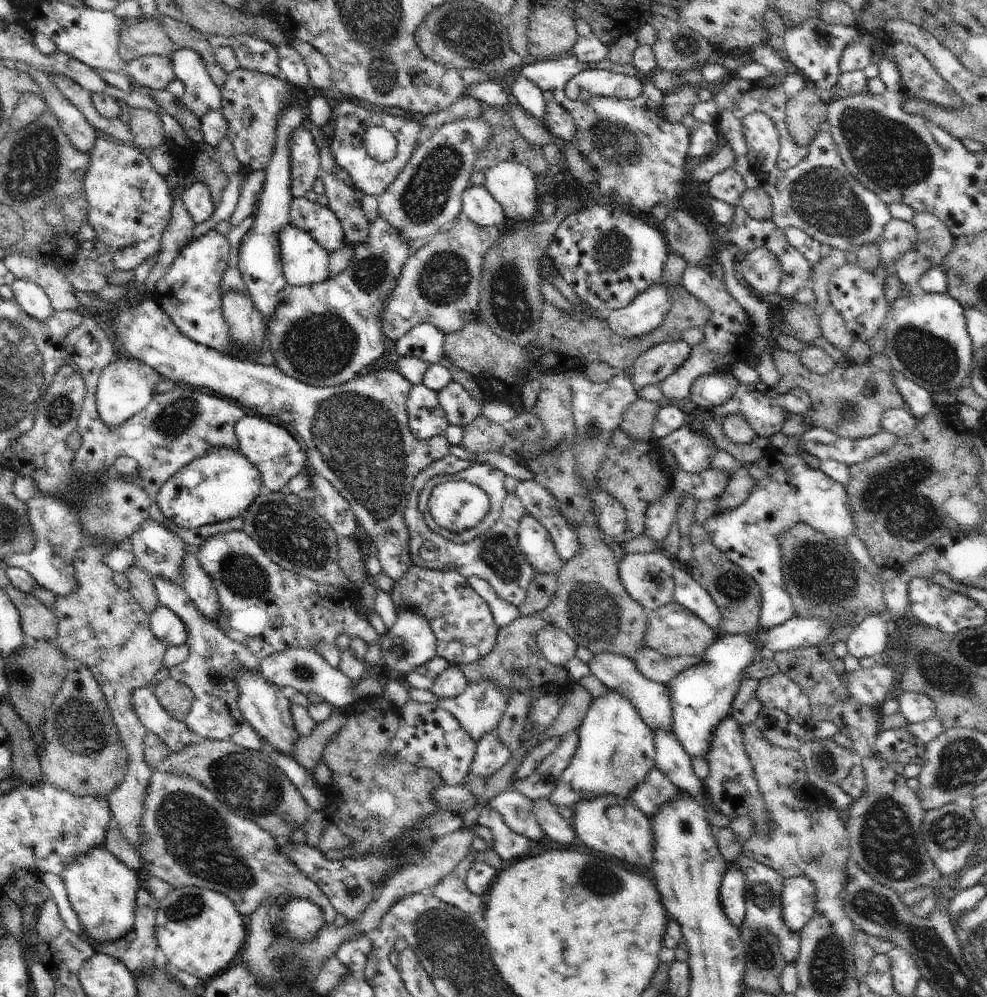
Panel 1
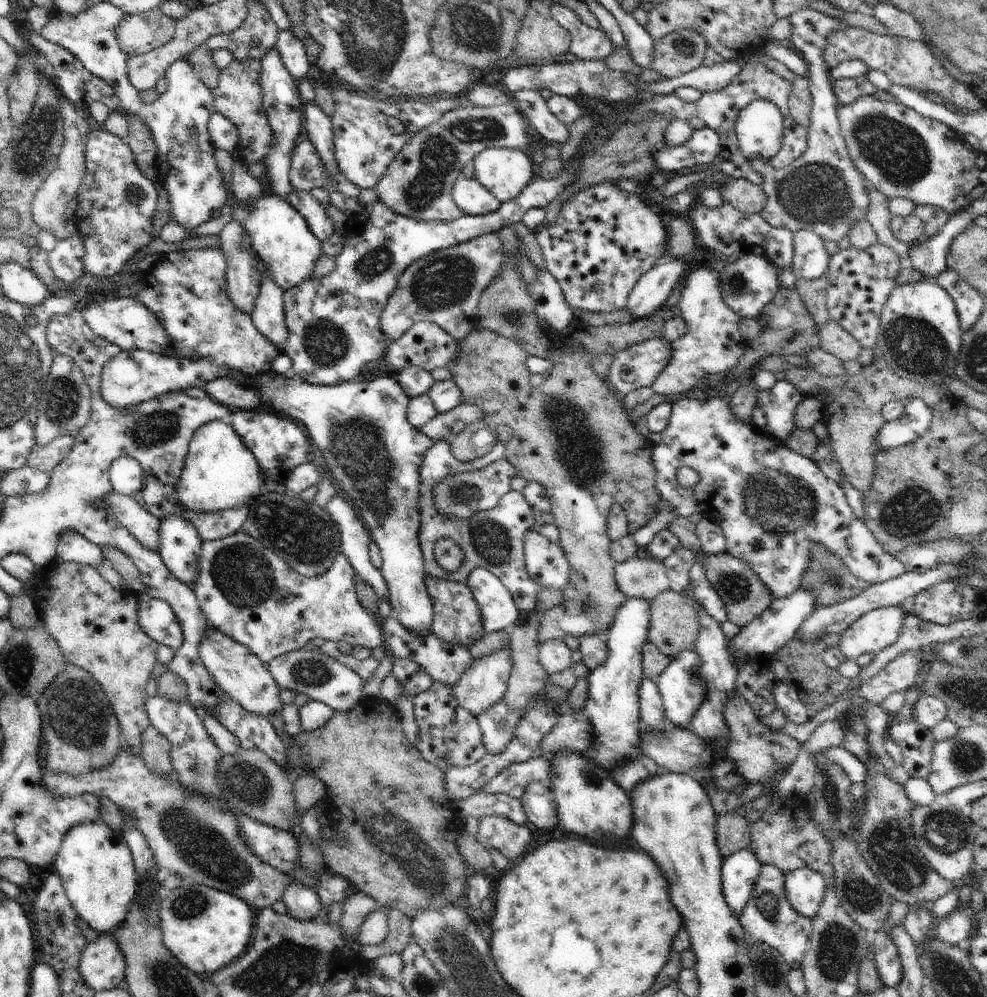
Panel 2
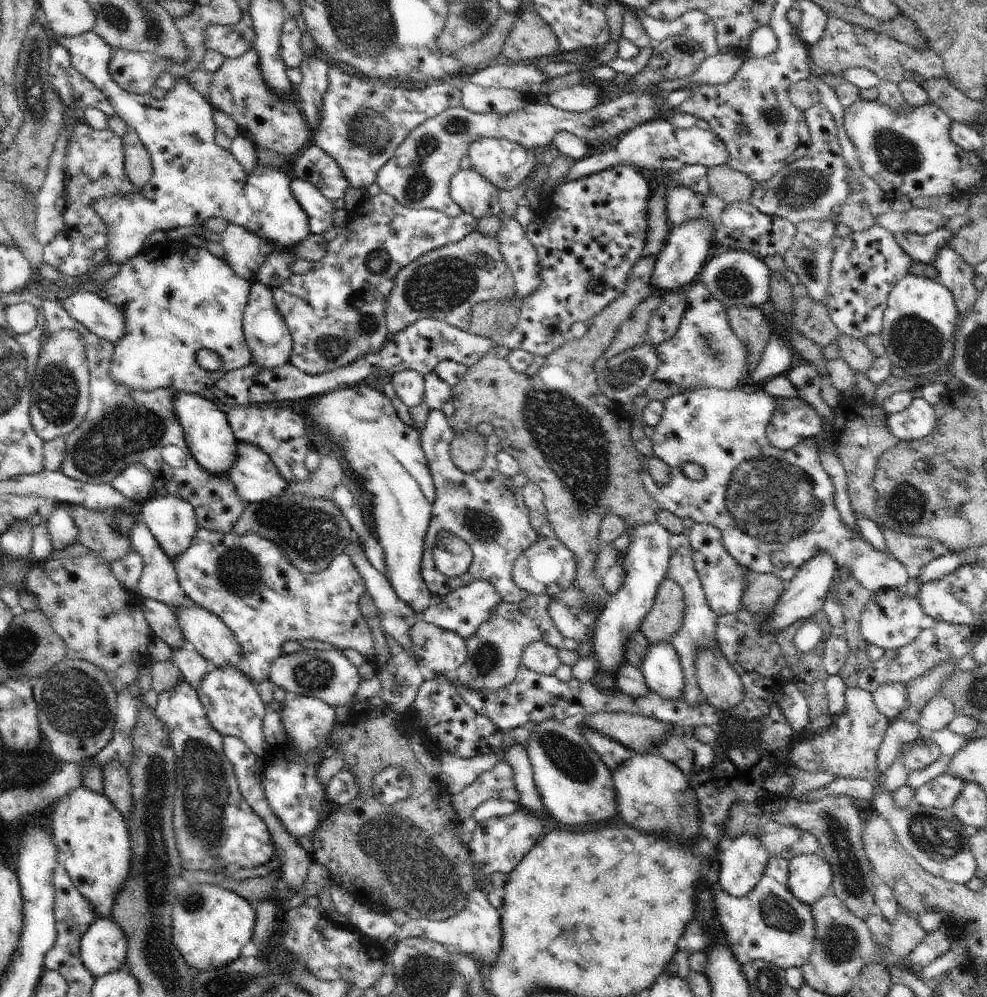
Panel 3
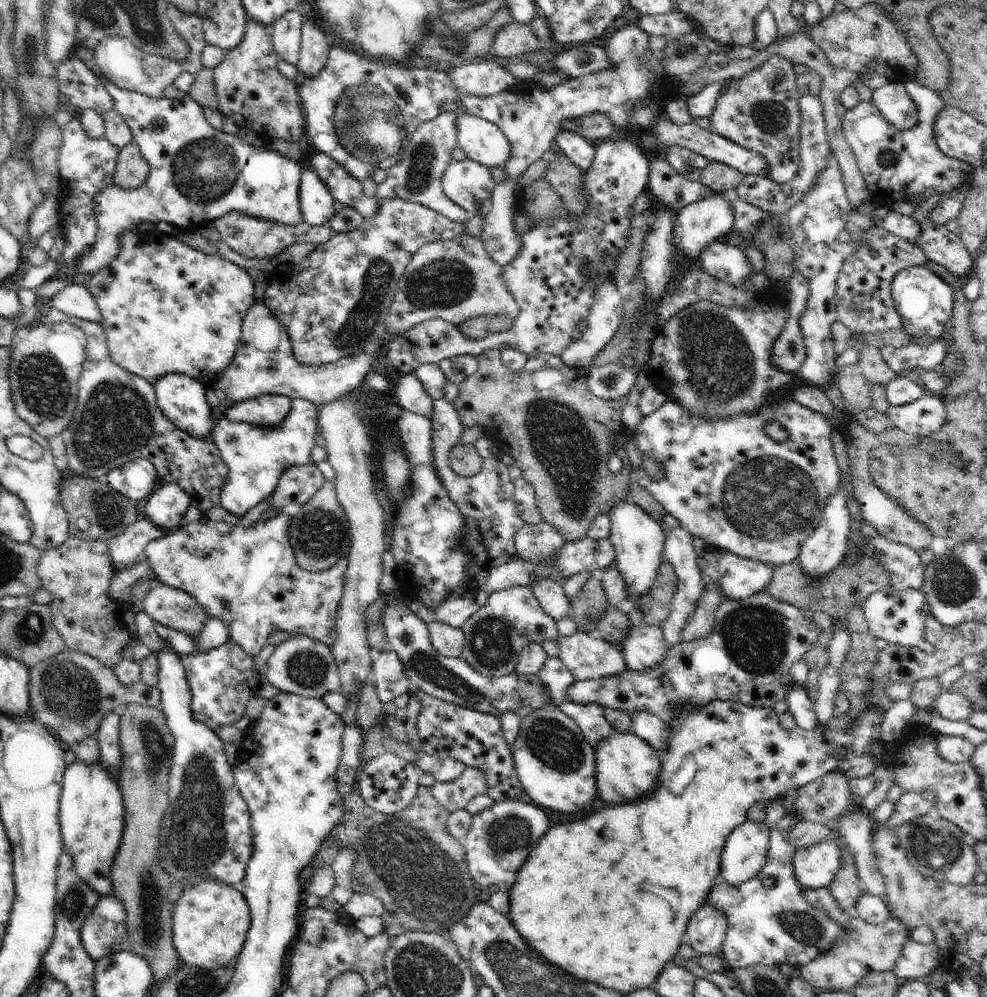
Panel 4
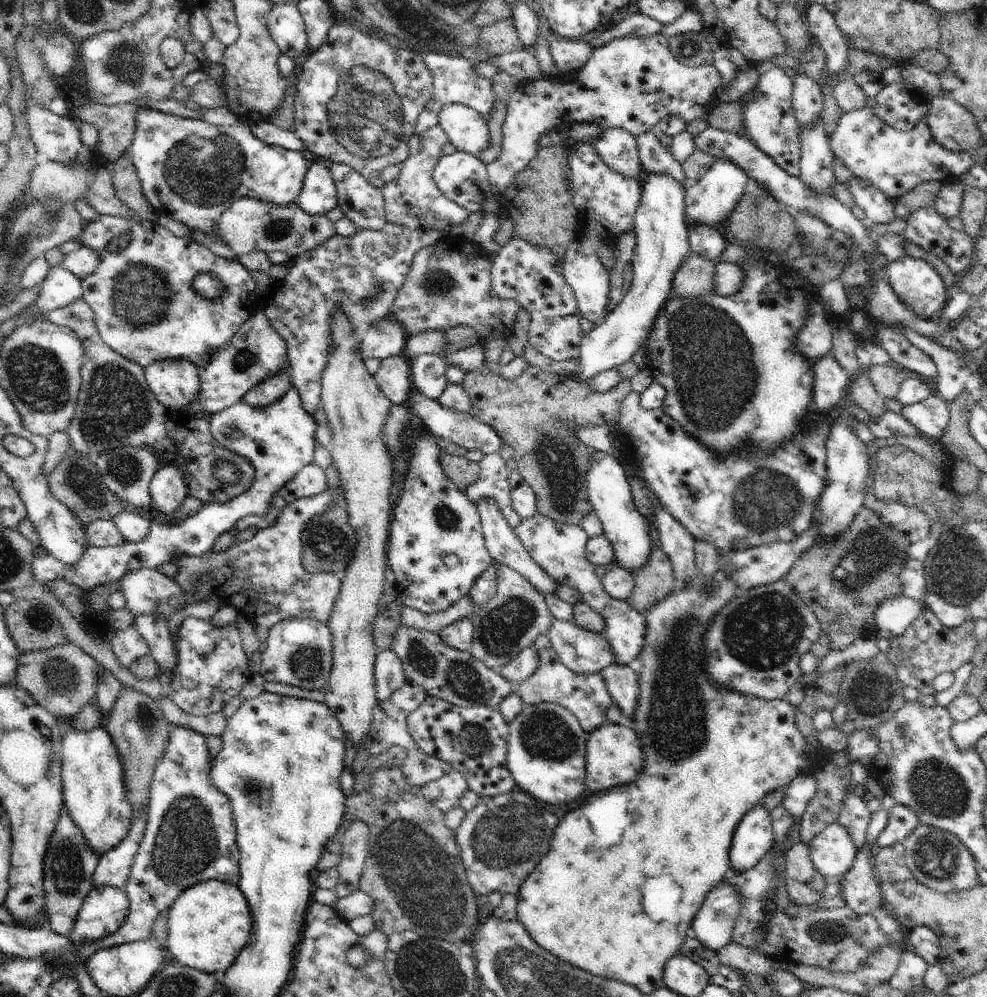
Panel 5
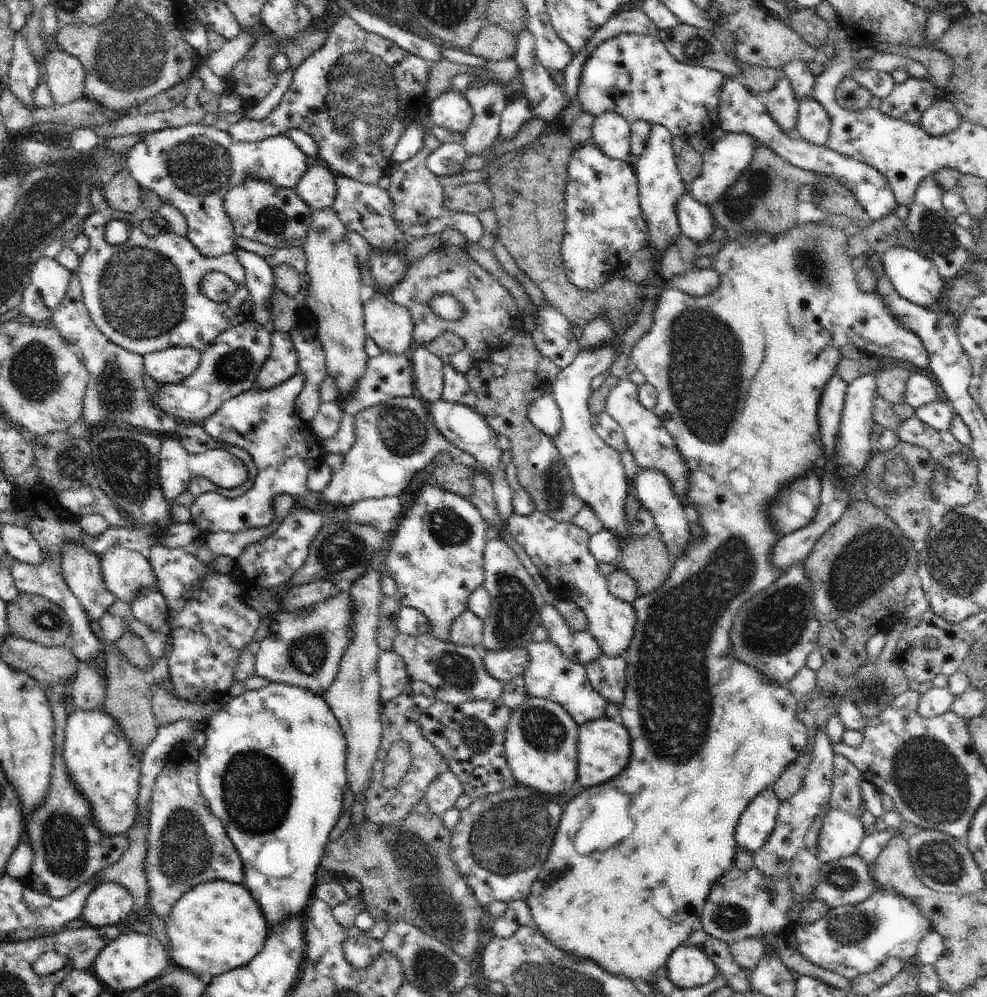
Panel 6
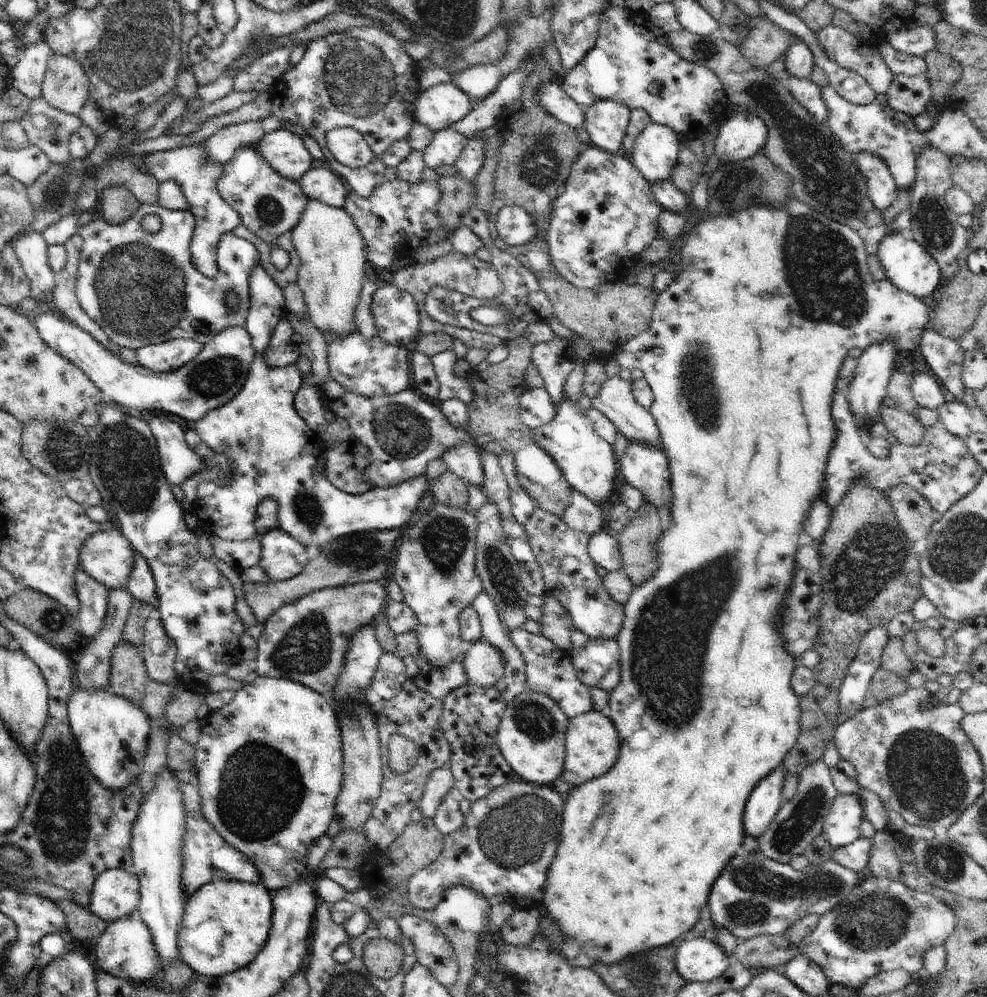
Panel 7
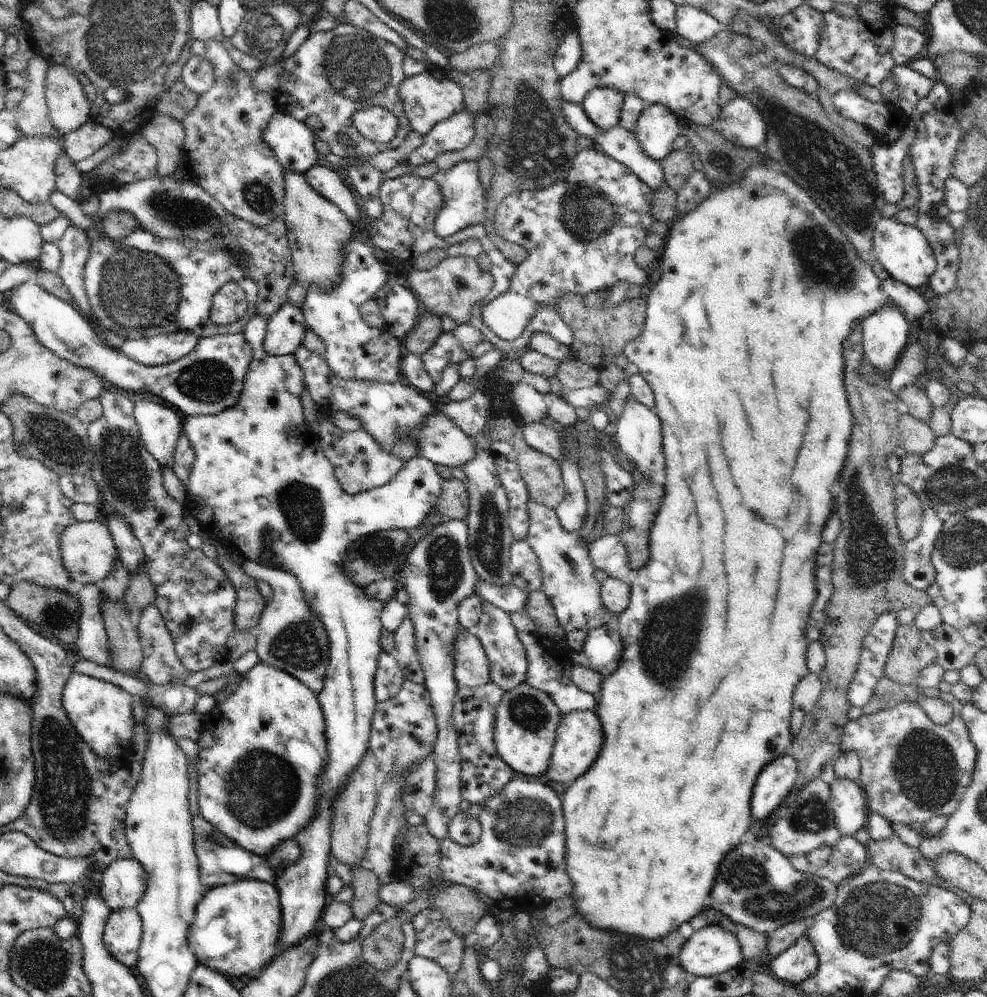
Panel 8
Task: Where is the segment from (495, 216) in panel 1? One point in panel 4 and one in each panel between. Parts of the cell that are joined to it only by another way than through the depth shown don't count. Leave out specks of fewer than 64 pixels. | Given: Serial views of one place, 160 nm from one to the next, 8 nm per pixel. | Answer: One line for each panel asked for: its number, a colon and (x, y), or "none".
2: (472, 198)
3: (476, 196)
4: (467, 183)

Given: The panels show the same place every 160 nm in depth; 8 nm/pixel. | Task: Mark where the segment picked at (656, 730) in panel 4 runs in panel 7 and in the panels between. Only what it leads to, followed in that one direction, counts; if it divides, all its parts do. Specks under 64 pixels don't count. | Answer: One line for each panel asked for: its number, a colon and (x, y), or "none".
5: (622, 683)
6: (608, 675)
7: (597, 664)

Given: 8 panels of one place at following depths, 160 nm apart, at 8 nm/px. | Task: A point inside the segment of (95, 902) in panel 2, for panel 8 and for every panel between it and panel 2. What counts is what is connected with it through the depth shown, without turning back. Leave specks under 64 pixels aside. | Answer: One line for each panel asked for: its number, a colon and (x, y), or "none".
3: (92, 839)
4: (92, 817)
5: (94, 794)
6: (104, 770)
7: (112, 733)
8: (101, 713)

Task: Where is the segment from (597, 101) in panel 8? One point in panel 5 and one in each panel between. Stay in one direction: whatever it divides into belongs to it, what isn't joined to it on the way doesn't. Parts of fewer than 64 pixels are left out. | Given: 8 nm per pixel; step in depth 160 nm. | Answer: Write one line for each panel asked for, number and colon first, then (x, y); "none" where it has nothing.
5: (617, 147)
6: (611, 132)
7: (606, 121)

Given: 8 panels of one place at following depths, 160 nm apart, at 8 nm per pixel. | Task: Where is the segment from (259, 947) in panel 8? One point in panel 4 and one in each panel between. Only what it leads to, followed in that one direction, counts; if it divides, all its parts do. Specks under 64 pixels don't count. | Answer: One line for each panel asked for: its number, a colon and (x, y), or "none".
4: (211, 919)
5: (210, 923)
6: (217, 926)
7: (226, 923)

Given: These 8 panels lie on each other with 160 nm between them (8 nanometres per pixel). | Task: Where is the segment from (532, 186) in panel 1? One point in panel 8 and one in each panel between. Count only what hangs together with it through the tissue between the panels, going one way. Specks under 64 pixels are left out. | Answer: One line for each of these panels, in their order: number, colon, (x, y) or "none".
2: (505, 172)
3: (507, 165)
4: (482, 141)
5: (467, 129)
6: (451, 110)
7: (442, 105)
8: (429, 98)

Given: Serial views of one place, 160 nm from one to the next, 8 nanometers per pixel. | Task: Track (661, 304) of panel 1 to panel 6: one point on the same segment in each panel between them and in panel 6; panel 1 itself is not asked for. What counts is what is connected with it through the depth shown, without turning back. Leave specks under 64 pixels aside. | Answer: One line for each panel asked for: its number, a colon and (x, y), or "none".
2: (651, 292)
3: (680, 262)
4: (697, 226)
5: (709, 201)
6: (725, 162)

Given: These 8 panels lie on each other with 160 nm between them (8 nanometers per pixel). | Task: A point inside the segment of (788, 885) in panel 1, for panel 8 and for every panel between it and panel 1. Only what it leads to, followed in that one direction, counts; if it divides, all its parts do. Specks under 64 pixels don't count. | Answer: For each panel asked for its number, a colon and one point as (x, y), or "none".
2: (805, 887)
3: (809, 878)
4: (815, 866)
5: (832, 852)
6: (841, 834)
7: (842, 824)
8: (848, 803)

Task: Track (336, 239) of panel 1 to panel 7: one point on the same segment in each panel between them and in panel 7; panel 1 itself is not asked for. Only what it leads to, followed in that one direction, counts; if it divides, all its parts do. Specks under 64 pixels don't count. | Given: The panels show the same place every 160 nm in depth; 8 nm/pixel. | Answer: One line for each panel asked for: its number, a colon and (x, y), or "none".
2: (321, 226)
3: (318, 208)
4: (316, 202)
5: (318, 196)
6: (317, 188)
7: (321, 184)

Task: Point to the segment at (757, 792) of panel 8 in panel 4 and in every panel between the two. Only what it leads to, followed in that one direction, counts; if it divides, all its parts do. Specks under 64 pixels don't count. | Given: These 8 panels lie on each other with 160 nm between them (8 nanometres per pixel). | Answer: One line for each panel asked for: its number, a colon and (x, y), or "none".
4: (746, 850)
5: (754, 836)
6: (756, 824)
7: (766, 799)

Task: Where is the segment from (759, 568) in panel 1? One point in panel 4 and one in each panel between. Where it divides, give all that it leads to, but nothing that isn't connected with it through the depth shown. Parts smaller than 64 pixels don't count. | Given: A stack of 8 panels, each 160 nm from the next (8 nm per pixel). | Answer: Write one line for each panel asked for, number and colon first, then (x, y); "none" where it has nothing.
2: (772, 503)
3: (776, 509)
4: (727, 482)

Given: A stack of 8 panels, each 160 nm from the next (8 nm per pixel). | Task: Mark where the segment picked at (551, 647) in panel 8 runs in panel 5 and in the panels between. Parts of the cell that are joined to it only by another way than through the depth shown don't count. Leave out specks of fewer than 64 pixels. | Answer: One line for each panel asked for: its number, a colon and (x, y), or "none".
5: (586, 697)
6: (550, 675)
7: (548, 669)

